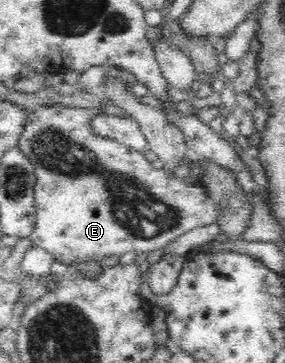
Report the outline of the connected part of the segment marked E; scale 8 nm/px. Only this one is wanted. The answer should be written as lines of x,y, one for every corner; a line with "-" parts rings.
46,106
35,109
28,113
26,122
21,132
18,147
25,154
25,157
34,165
34,174
36,175
36,185
34,188
34,205
36,210
36,225
33,232
30,233
30,239
33,246
41,247
48,253
51,253
55,262
63,264
87,263
87,261
101,261
109,256
123,256
125,253
134,252
135,254
150,253
161,250
177,237
187,233
195,228
207,226
217,221
217,206
211,201
207,189
204,187
196,187
189,180
179,179
175,175
164,168
156,169
151,164
151,157
144,152
138,152
130,147
115,141
113,138
106,138
97,134
93,128
95,117
102,114
100,108
90,107
69,107
65,106

